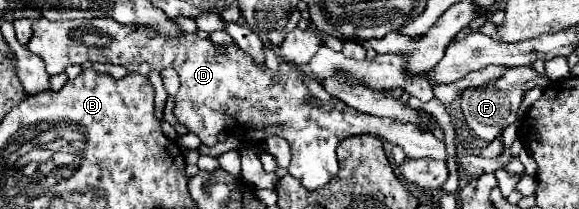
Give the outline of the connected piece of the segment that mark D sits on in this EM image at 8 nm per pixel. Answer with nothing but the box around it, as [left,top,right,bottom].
[28,17,448,191]

